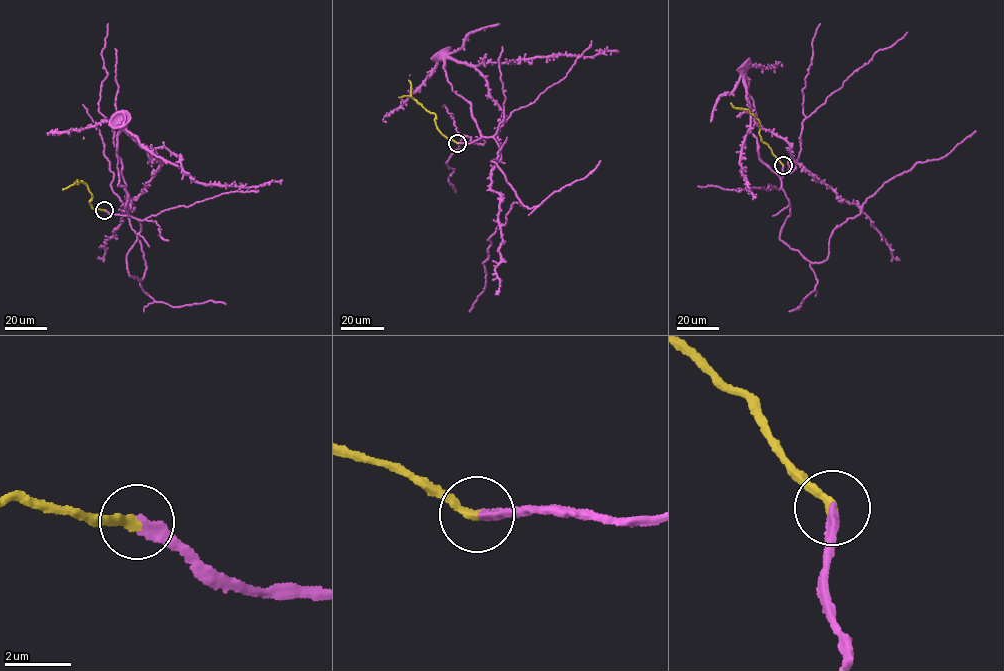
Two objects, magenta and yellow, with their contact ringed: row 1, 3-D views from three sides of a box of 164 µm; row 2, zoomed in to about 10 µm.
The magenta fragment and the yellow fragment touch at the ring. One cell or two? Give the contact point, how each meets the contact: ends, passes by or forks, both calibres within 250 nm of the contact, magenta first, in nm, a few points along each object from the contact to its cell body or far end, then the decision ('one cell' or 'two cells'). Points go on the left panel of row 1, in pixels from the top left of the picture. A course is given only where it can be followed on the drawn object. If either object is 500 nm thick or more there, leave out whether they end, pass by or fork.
at (104, 210); magenta ends there; yellow ends there; 360 nm thick on the magenta side, 300 nm on the other; magenta runs (104, 210), (140, 221), (126, 256), (129, 275), (141, 280), (141, 244), (112, 190), (99, 130), (82, 104); yellow runs (104, 210), (92, 207), (91, 193), (86, 183), (77, 180), (77, 184), (77, 181); one cell

